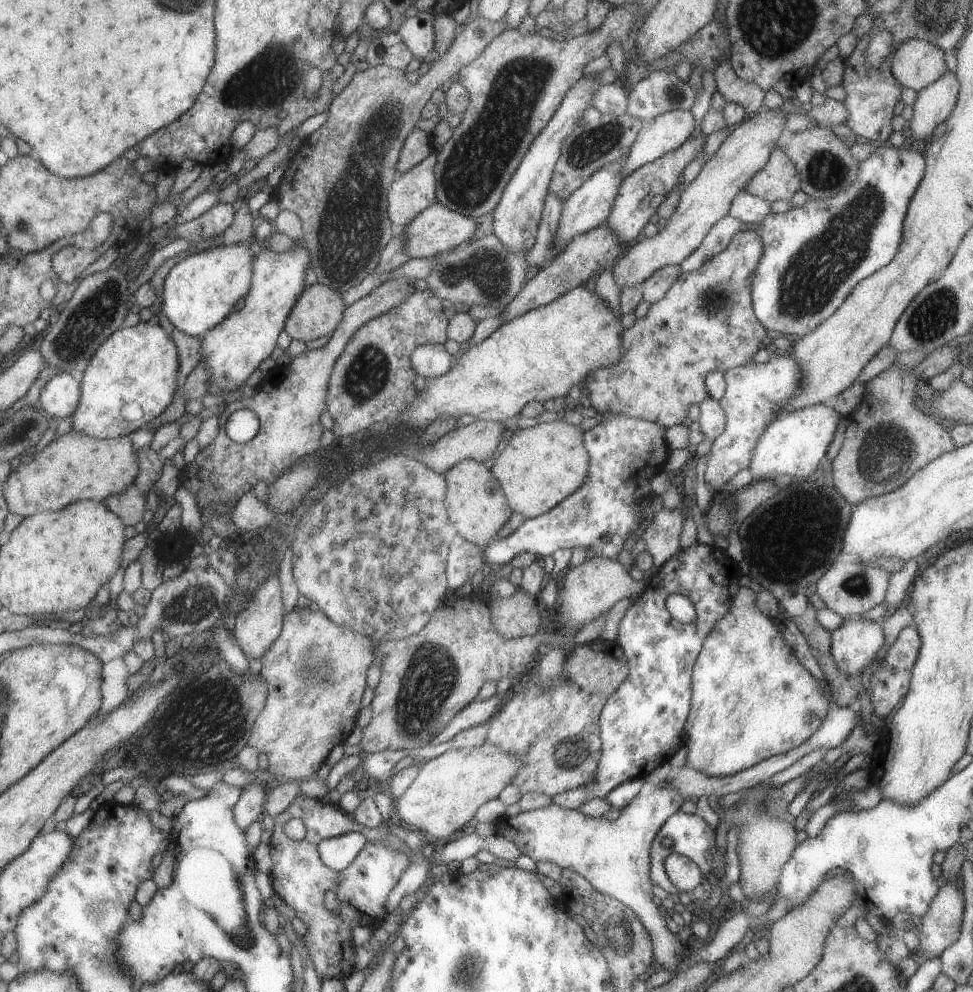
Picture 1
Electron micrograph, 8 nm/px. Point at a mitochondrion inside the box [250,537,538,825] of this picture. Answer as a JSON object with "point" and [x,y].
{"point":[430,680]}

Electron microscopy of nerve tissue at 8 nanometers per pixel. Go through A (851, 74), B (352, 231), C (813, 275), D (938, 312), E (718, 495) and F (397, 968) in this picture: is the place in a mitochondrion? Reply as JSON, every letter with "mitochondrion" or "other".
{"A":"other","B":"mitochondrion","C":"mitochondrion","D":"mitochondrion","E":"other","F":"other"}

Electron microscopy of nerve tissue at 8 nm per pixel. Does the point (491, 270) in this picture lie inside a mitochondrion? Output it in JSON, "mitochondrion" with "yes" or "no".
{"mitochondrion":"yes"}

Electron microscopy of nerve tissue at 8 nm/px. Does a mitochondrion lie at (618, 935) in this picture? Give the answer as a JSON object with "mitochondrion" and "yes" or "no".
{"mitochondrion":"yes"}

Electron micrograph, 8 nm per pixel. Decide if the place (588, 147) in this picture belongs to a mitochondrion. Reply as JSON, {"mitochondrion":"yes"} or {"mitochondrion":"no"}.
{"mitochondrion":"yes"}

